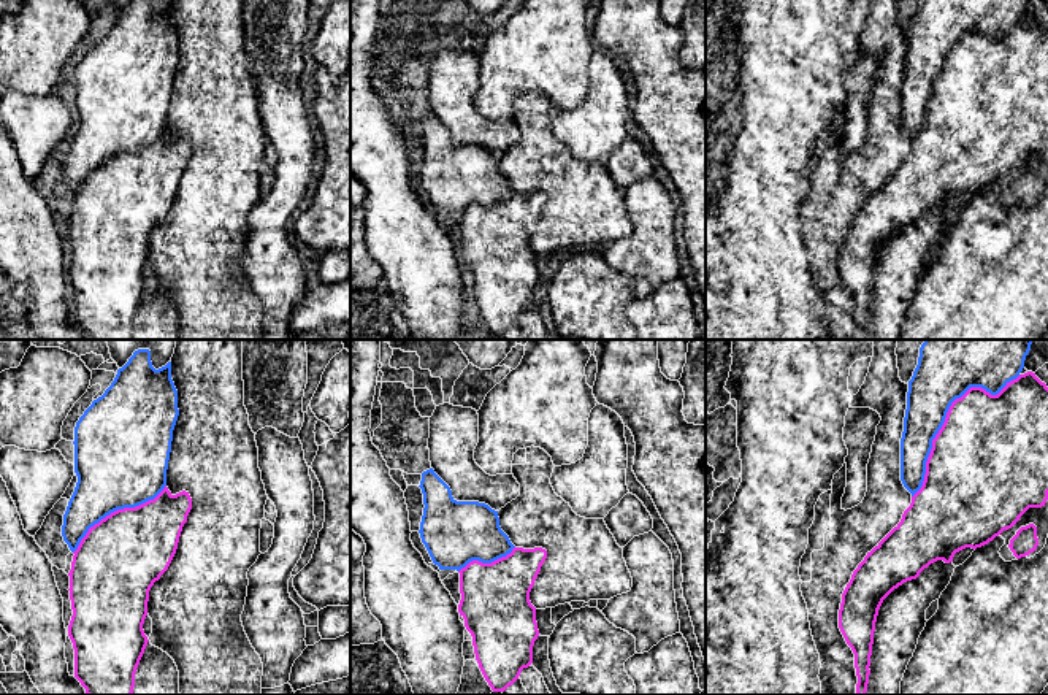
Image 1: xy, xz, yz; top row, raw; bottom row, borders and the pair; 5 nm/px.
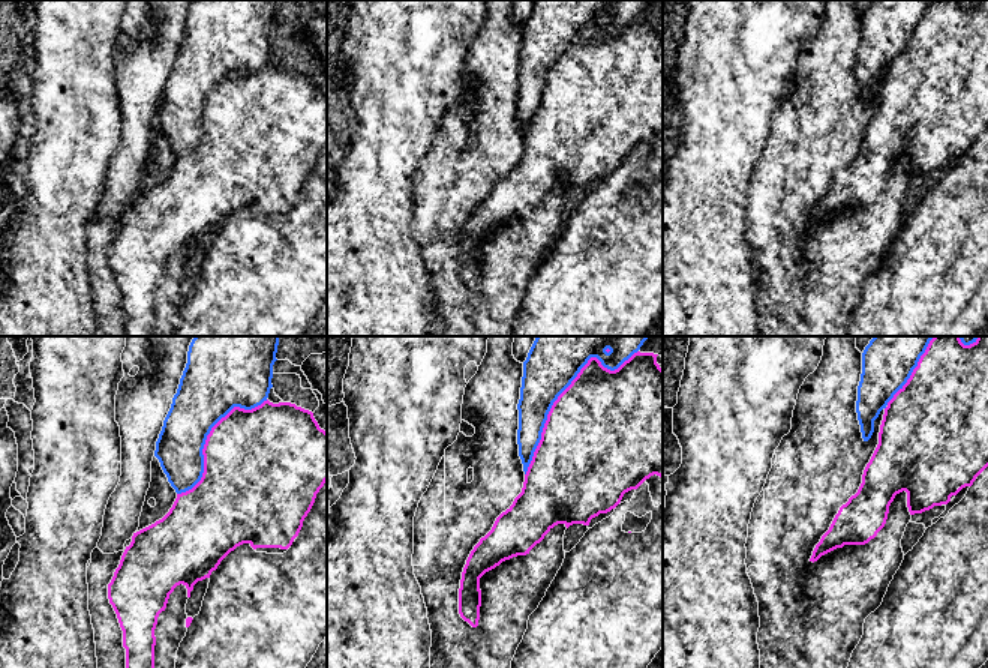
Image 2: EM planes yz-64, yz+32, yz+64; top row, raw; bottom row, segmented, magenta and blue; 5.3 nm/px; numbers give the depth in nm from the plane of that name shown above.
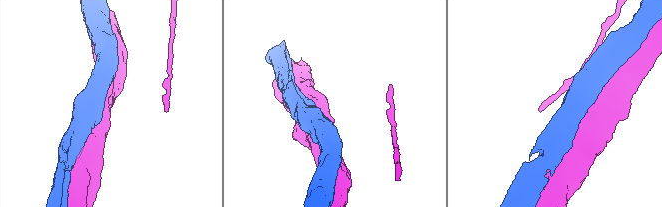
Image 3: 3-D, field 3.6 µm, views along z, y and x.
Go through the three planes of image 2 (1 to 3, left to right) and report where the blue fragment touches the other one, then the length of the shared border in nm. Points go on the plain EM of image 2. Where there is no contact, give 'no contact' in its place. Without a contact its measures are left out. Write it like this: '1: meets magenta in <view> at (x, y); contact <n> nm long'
1: meets magenta in yz-64 at (207, 101); contact 700 nm long
2: meets magenta in yz+32 at (561, 57); contact 900 nm long
3: meets magenta in yz+64 at (913, 35); contact 440 nm long

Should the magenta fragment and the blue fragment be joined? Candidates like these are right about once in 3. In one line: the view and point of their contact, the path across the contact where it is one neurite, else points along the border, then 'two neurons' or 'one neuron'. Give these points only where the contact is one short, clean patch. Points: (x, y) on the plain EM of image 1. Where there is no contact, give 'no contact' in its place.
contact yz (947, 61); two neurons

